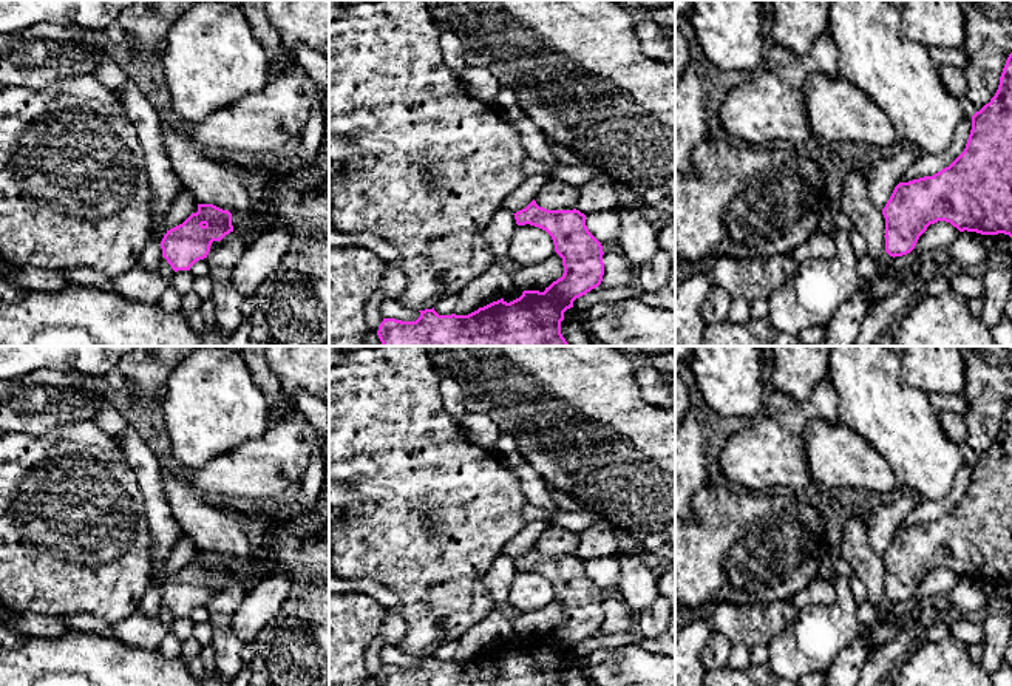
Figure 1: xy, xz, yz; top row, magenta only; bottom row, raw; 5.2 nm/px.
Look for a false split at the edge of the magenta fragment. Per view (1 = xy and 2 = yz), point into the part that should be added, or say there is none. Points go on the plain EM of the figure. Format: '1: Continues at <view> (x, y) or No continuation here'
1: No continuation here
2: No continuation here

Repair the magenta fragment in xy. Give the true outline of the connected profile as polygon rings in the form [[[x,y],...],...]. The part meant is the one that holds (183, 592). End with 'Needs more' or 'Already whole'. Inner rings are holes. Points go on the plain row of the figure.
[[[198,550],[198,558],[192,559],[182,570],[167,576],[161,587],[162,603],[175,618],[190,616],[190,613],[207,604],[213,587],[221,587],[226,581],[233,578],[232,559],[213,550]]]. Already whole

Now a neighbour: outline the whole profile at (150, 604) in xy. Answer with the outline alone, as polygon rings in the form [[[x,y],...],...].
[[[151,582],[142,601],[139,603],[138,613],[159,616],[159,609],[162,604],[161,595],[162,584]]]

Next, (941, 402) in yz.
[[[932,392],[929,400],[936,411],[950,411],[963,416],[967,411],[967,402],[961,396]]]

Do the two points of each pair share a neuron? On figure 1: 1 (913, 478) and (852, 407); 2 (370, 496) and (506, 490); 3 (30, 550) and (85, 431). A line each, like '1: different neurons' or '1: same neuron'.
1: same neuron
2: same neuron
3: same neuron

